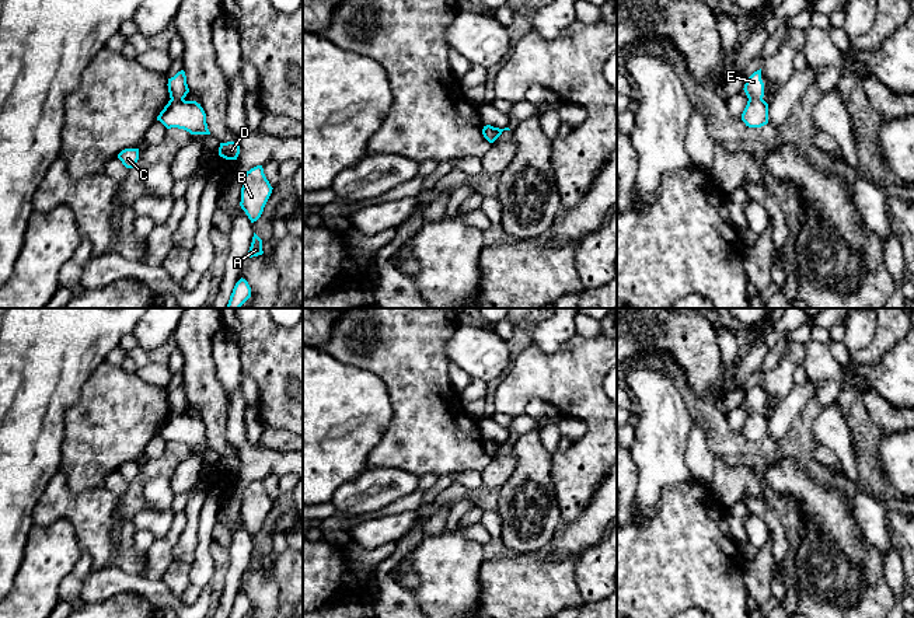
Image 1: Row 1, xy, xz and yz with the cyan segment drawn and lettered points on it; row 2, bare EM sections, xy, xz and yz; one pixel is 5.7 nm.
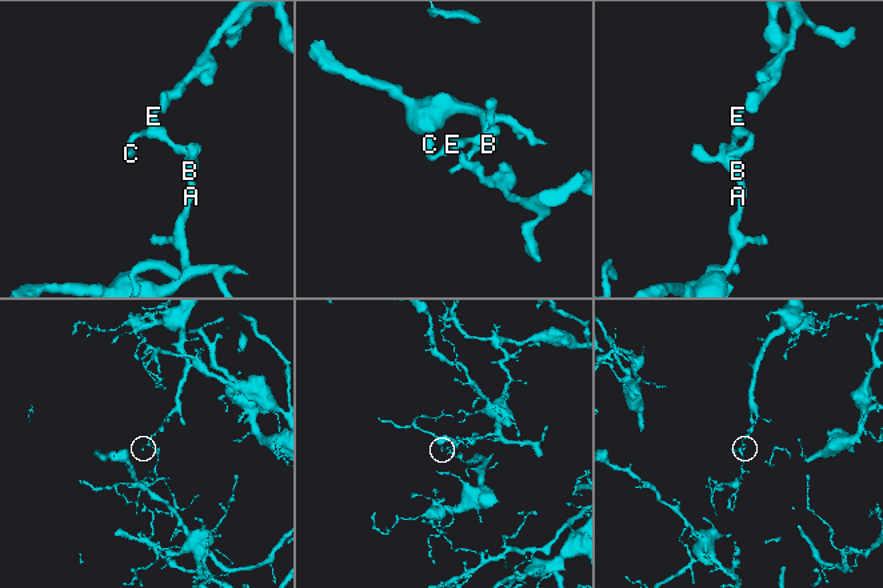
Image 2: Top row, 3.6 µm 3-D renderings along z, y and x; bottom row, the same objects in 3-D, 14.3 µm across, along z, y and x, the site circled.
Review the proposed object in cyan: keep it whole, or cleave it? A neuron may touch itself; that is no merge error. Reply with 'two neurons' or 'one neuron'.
two neurons

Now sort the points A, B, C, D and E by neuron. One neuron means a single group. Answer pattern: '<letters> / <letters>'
A B C D / E

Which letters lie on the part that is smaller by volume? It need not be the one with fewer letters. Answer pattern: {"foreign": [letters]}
{"foreign": ["A", "B", "C", "D"]}

